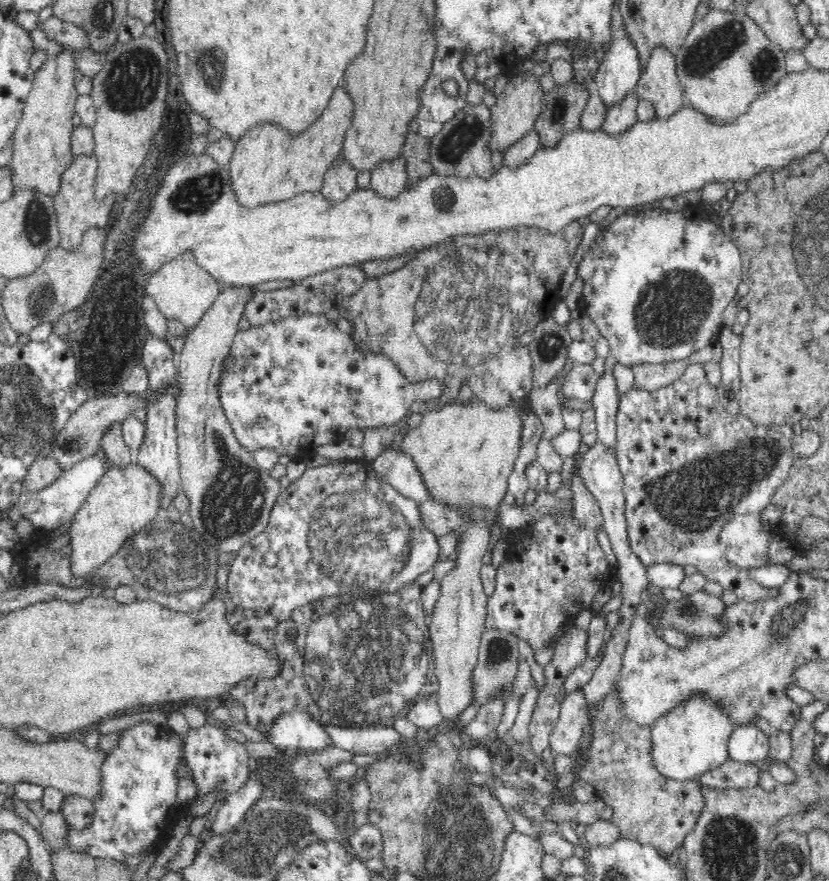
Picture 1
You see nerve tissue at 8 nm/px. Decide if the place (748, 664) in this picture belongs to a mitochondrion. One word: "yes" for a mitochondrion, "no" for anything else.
yes

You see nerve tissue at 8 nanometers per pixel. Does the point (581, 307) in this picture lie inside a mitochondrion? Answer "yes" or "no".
no

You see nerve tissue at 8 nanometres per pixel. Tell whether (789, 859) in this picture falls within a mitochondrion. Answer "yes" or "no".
yes

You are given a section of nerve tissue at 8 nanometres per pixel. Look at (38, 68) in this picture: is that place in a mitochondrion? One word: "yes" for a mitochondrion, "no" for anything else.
no

